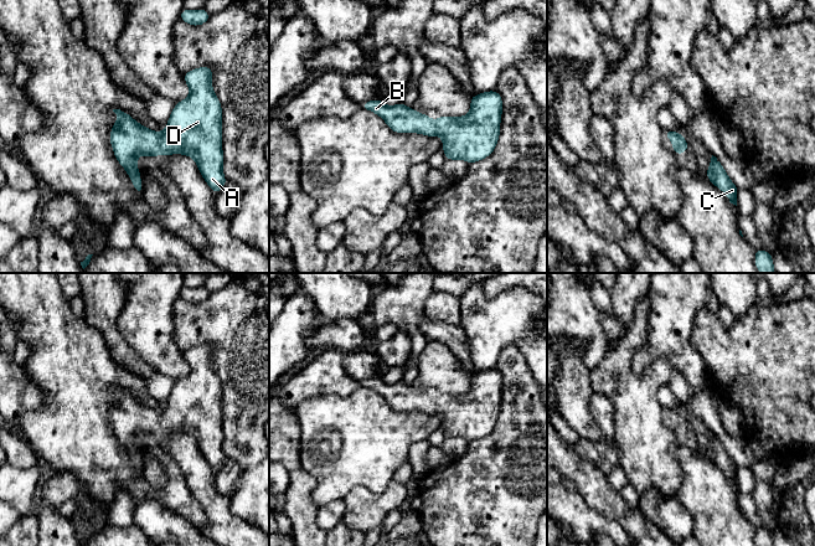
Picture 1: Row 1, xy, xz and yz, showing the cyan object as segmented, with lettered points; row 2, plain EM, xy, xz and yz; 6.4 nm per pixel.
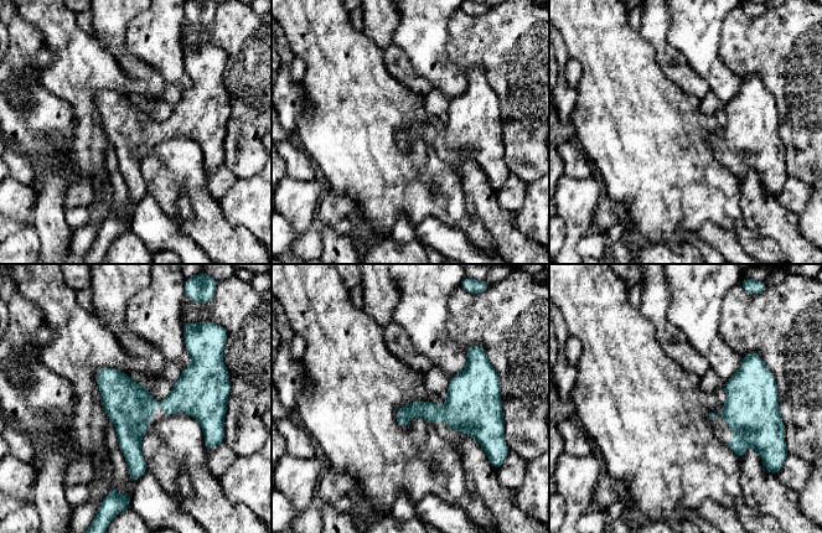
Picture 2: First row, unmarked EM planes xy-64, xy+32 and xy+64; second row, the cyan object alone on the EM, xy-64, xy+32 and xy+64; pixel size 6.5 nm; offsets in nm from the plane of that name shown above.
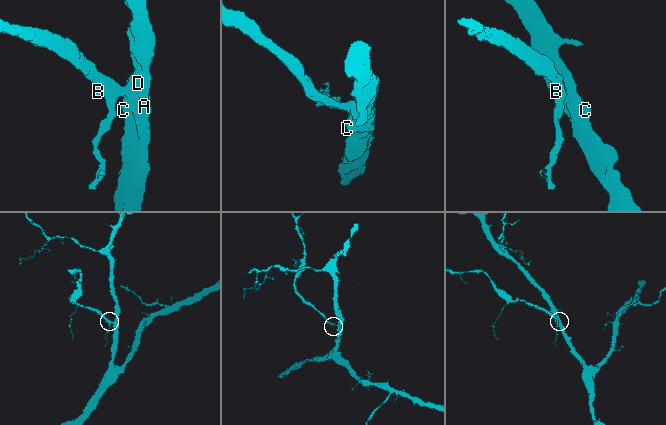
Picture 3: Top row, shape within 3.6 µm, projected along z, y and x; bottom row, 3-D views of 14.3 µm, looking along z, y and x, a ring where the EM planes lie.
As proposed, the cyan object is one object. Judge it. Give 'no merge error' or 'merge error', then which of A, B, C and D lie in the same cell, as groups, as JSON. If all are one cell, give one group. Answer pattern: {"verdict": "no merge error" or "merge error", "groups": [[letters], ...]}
{"verdict": "no merge error", "groups": [["A", "B", "C", "D"]]}

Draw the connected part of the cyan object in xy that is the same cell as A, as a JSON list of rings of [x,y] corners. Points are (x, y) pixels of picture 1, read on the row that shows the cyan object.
[[[198,67],[184,74],[190,94],[175,104],[166,128],[160,133],[143,127],[129,113],[113,109],[118,117],[109,141],[118,163],[138,191],[141,190],[136,165],[139,155],[187,155],[196,161],[213,194],[226,185],[222,170],[222,105],[212,88],[212,72],[212,67]]]

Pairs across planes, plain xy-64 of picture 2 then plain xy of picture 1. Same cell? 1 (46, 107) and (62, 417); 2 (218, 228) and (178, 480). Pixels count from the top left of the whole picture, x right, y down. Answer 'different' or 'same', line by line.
1: different
2: different

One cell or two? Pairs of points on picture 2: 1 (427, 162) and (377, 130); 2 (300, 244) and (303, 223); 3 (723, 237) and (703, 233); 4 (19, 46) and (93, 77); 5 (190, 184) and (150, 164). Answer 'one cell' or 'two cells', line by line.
1: one cell
2: two cells
3: one cell
4: two cells
5: one cell

